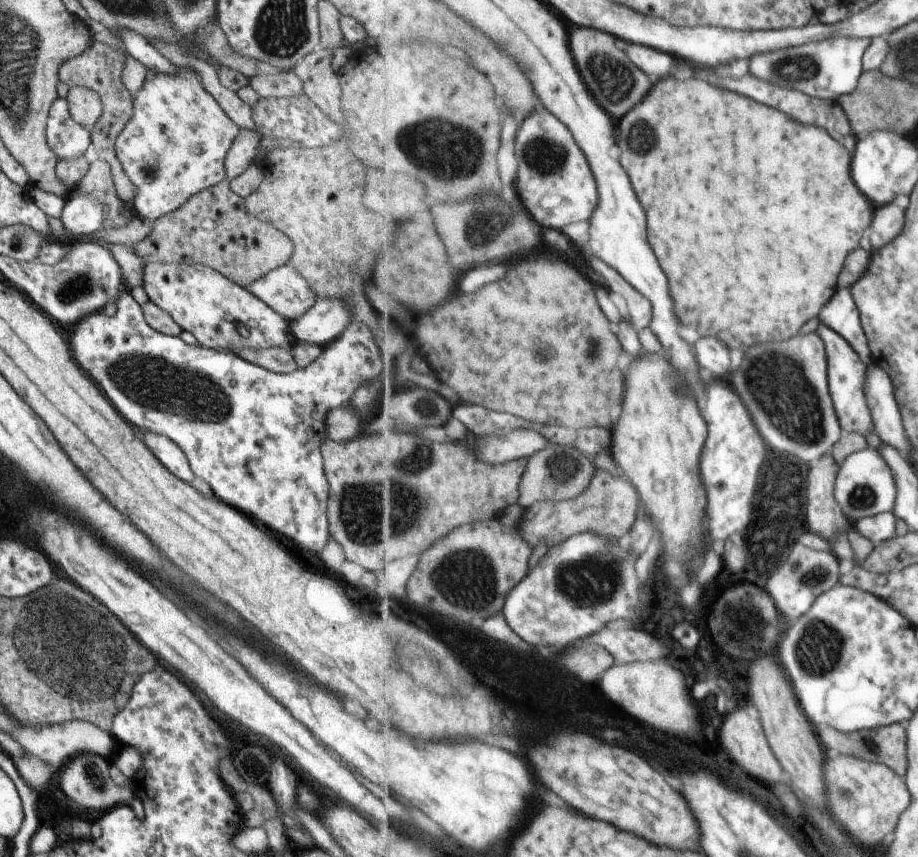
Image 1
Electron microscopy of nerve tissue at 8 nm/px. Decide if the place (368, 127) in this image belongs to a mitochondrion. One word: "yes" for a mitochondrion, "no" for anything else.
no

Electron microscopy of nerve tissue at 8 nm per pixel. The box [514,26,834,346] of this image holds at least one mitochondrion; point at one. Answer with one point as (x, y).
(615, 81)

